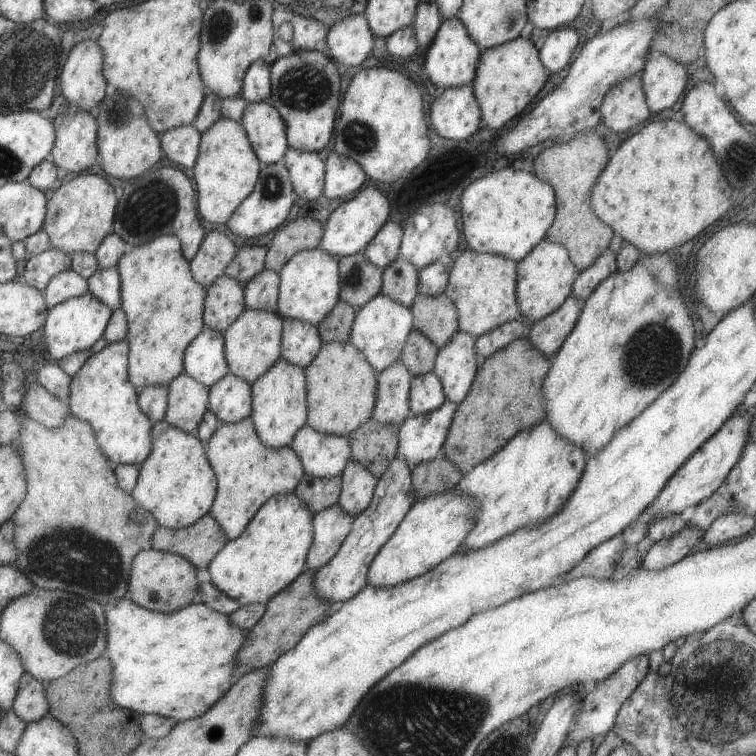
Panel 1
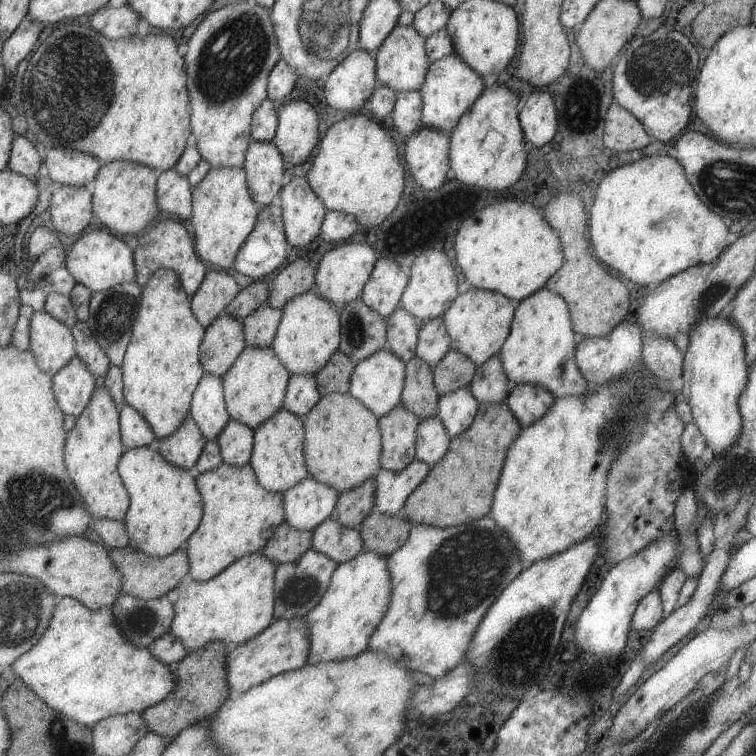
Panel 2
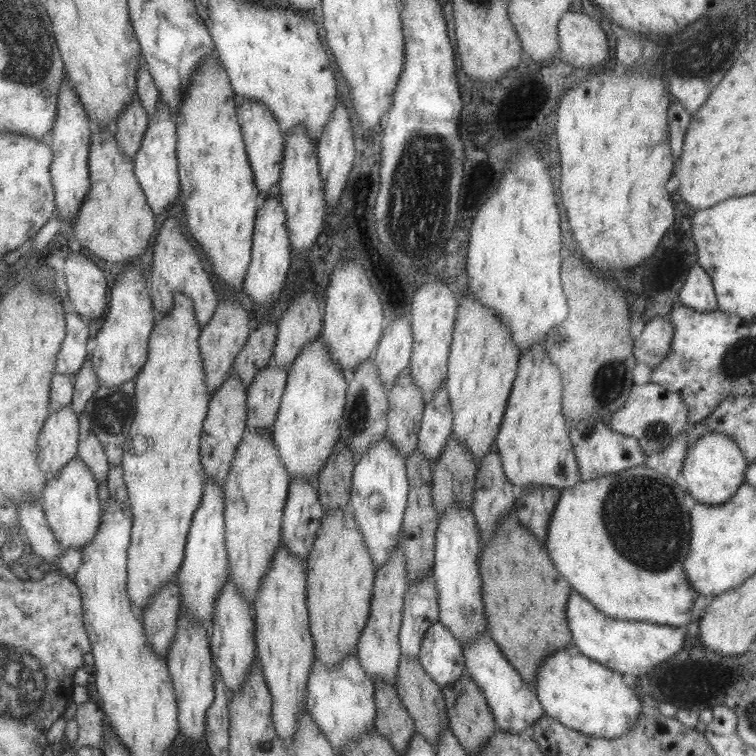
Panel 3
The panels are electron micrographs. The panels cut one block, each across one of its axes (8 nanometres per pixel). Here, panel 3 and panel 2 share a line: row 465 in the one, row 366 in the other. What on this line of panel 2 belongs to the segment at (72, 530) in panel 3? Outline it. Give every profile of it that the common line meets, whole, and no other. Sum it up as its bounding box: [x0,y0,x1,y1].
[51,356,95,416]

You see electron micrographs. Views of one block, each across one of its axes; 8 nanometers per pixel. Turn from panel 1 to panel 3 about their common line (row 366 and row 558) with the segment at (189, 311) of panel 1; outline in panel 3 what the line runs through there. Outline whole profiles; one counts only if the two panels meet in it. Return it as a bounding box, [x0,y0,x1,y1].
[119,291,210,616]

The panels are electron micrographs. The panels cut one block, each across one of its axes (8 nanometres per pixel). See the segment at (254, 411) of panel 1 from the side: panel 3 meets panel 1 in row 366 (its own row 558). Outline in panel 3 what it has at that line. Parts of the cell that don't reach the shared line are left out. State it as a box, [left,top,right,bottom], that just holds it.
[252,544,314,741]

